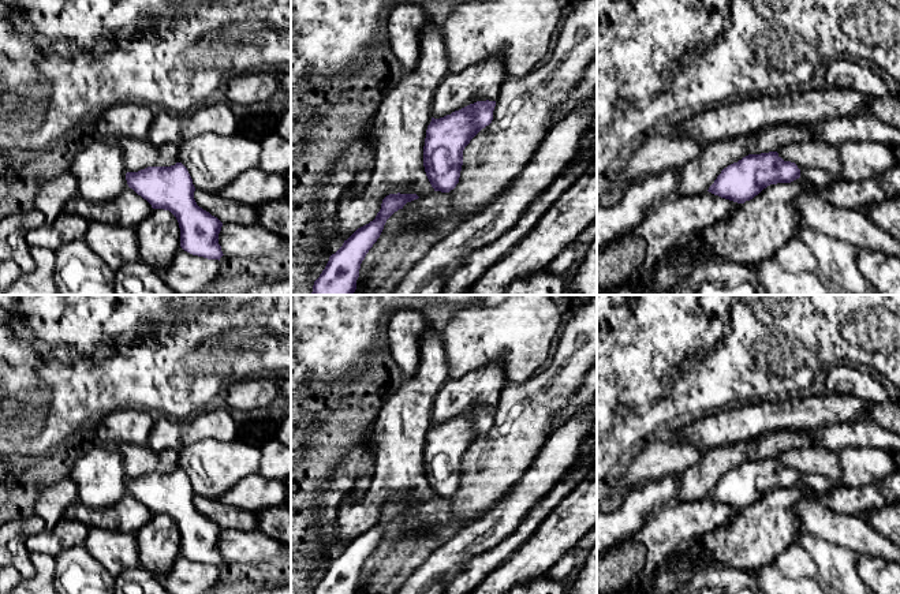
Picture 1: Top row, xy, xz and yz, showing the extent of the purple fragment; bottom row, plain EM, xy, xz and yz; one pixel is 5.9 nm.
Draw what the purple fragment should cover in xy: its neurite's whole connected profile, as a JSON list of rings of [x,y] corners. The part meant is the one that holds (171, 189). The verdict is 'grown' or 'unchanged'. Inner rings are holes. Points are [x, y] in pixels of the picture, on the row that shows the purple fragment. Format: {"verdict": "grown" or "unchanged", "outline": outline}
{"verdict": "unchanged", "outline": [[[182,162],[127,172],[126,180],[153,209],[169,210],[176,217],[184,251],[220,261],[224,255],[219,244],[223,223],[197,205],[193,179]]]}

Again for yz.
{"verdict": "unchanged", "outline": [[[777,152],[748,154],[724,168],[707,191],[744,203],[770,184],[791,183],[799,178],[798,165],[784,161]]]}

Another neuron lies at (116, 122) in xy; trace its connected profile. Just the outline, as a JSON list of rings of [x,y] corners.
[[[120,104],[107,108],[93,124],[105,138],[124,137],[146,139],[156,109],[143,104]]]

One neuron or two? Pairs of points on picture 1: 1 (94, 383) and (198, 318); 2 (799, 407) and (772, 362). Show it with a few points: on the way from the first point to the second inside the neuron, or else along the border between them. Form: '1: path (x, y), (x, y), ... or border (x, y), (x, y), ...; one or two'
1: path (120, 357), (124, 352), (164, 352), (172, 344); one
2: border (807, 392), (781, 400), (762, 402); two

